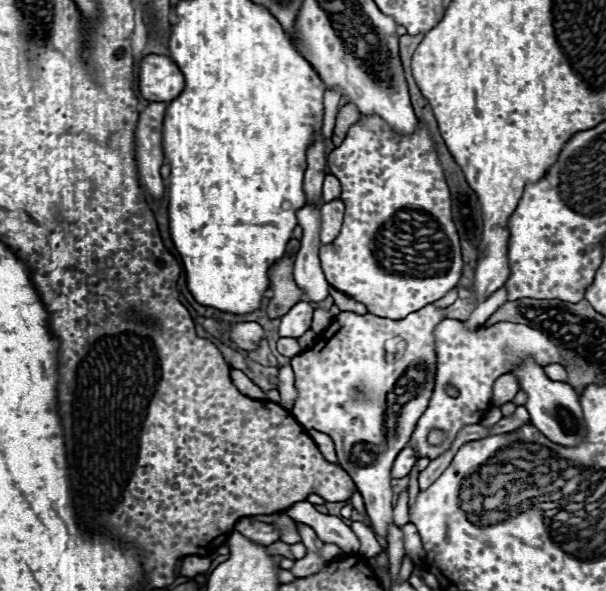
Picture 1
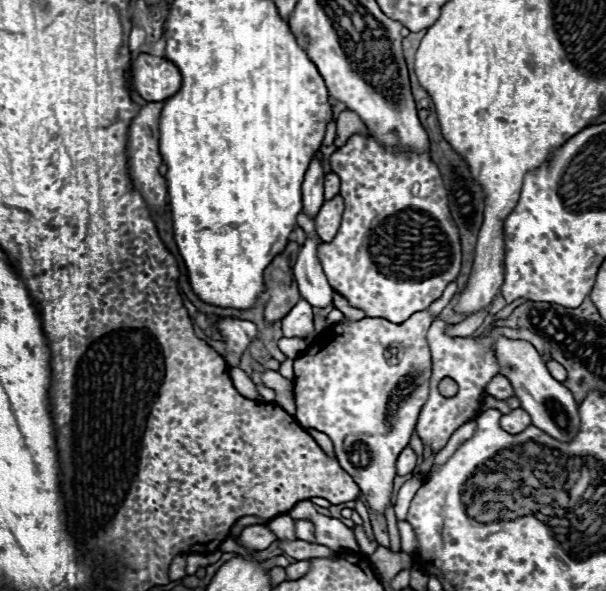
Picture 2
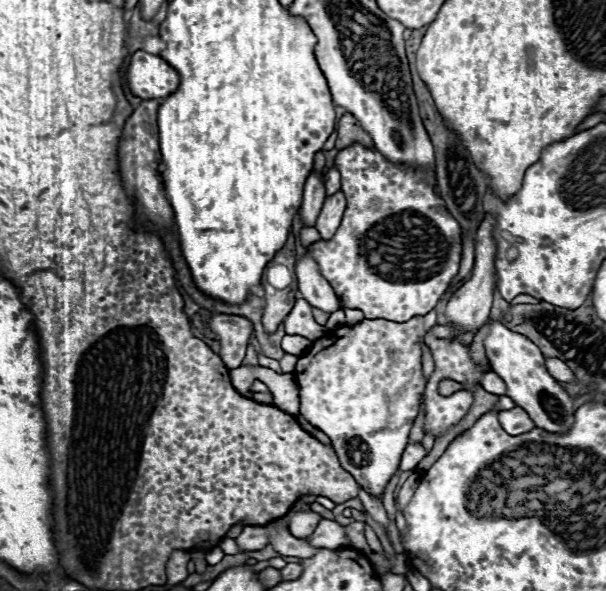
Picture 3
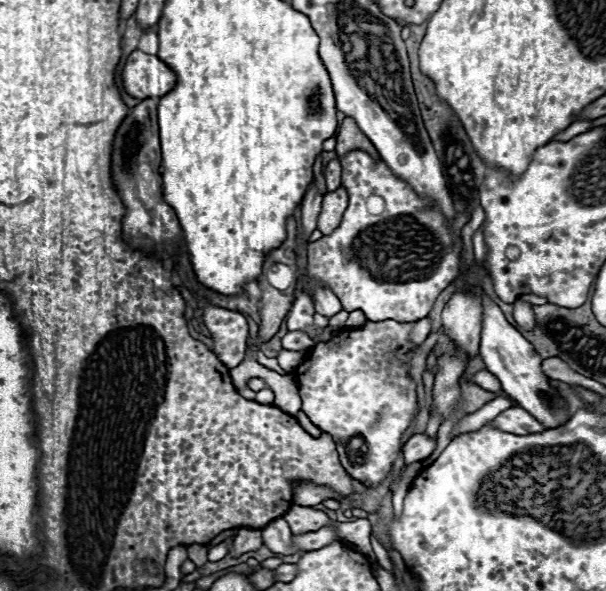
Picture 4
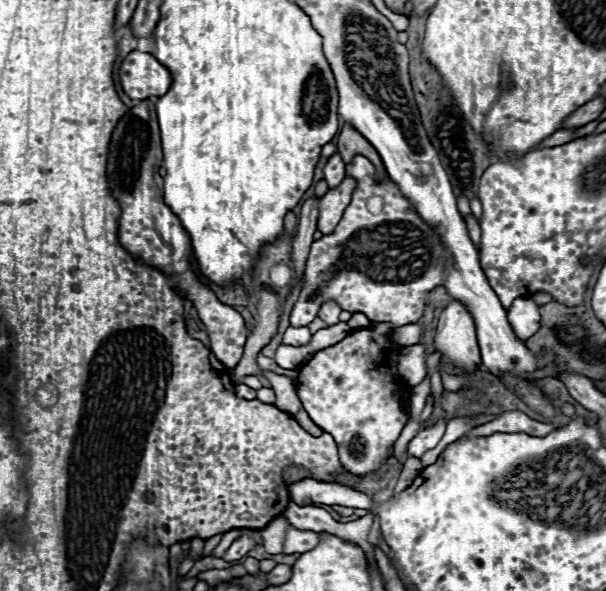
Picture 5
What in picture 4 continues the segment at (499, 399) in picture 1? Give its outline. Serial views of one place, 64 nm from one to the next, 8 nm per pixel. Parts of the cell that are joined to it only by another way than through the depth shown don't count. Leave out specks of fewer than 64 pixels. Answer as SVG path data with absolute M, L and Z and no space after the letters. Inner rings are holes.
M480 370L480 372L476 372L472 381L476 382L478 386L482 386L484 390L490 390L490 392L498 392L498 390L502 388L500 382L498 382L498 380L488 372L488 370Z

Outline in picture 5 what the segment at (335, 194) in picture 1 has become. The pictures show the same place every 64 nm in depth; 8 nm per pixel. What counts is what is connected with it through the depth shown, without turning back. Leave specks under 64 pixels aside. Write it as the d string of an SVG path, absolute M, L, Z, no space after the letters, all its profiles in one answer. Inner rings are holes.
M336 152L334 156L330 156L330 160L324 166L324 180L328 182L330 188L338 186L338 182L342 182L342 178L346 176L346 164L342 160L342 156Z

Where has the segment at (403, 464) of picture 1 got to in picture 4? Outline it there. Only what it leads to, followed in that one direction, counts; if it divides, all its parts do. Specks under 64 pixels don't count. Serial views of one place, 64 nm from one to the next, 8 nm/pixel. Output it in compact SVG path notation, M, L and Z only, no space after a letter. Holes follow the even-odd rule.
M414 434L406 444L404 444L404 462L420 462L428 458L436 448L436 438L428 438L426 434Z

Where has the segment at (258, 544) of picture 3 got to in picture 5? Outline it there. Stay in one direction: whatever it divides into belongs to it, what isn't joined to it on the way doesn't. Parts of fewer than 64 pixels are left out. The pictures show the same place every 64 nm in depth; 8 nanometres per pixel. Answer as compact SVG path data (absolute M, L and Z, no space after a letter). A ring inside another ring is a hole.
M242 530L244 534L224 552L224 560L226 562L232 562L232 560L240 560L242 556L246 556L254 546L256 546L256 542L252 540L252 530Z

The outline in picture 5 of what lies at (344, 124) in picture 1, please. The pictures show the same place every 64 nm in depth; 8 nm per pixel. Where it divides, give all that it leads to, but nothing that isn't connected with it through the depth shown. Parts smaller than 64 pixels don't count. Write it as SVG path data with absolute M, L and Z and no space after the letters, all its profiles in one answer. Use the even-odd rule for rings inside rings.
M344 126L338 134L338 152L344 162L350 162L354 156L366 156L376 168L376 180L386 180L386 170L378 158L378 152L370 146L370 142L366 142L366 138L362 138L362 134L350 130L350 126Z

